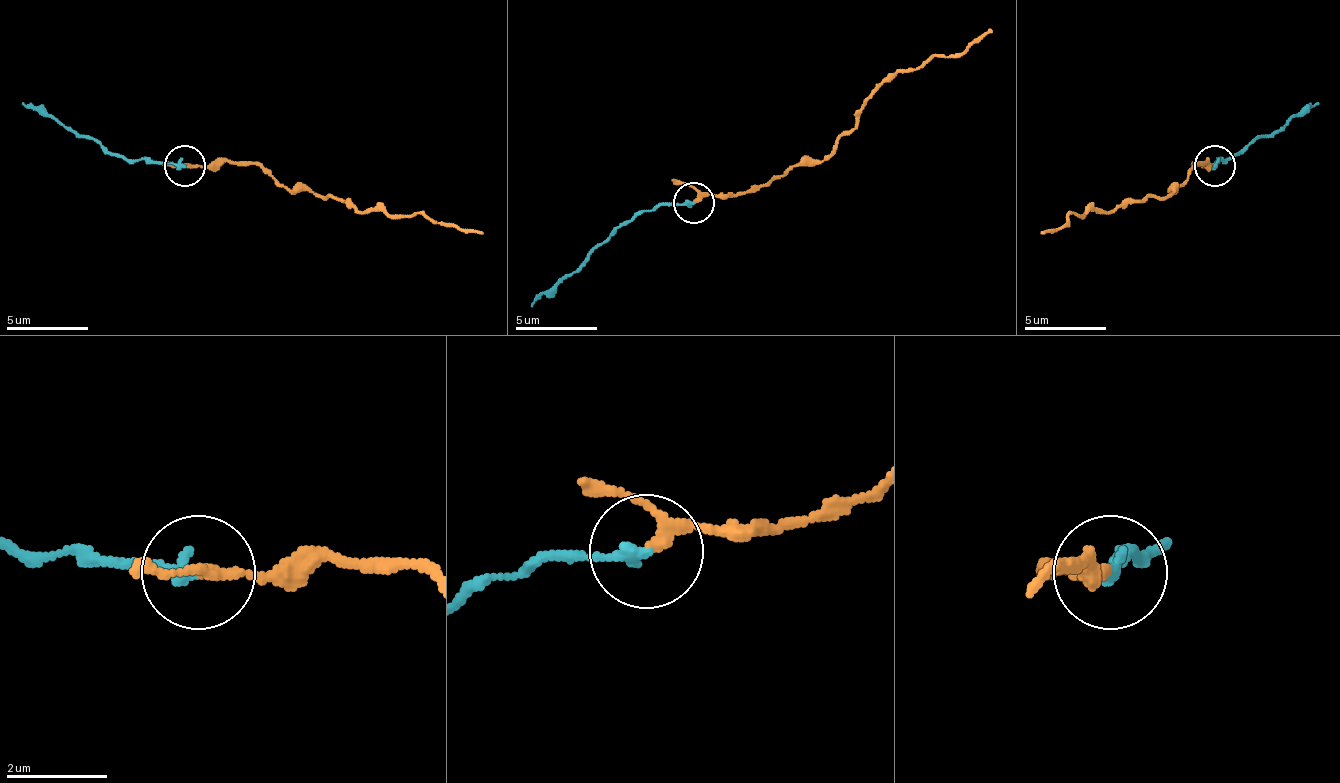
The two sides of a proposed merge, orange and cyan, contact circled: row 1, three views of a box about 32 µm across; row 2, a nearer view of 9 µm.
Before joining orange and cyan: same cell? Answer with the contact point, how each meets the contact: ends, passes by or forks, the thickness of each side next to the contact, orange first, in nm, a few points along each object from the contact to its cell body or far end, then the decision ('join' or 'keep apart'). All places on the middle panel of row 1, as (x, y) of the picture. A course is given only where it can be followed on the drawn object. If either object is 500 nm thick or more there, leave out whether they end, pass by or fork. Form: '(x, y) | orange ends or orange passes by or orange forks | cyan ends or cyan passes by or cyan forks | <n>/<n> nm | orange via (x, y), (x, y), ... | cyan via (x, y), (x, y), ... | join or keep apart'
(693, 202) | orange passes by | cyan ends | 190/240 nm | orange via (694, 203), (768, 187), (789, 171), (821, 162), (887, 80), (961, 56), (993, 31) | cyan via (694, 203), (658, 203), (625, 220), (531, 306) | join

